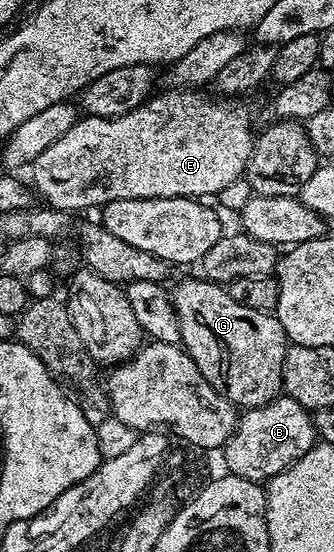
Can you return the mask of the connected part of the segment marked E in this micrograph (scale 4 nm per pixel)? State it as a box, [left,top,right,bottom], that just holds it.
[31,88,255,211]

